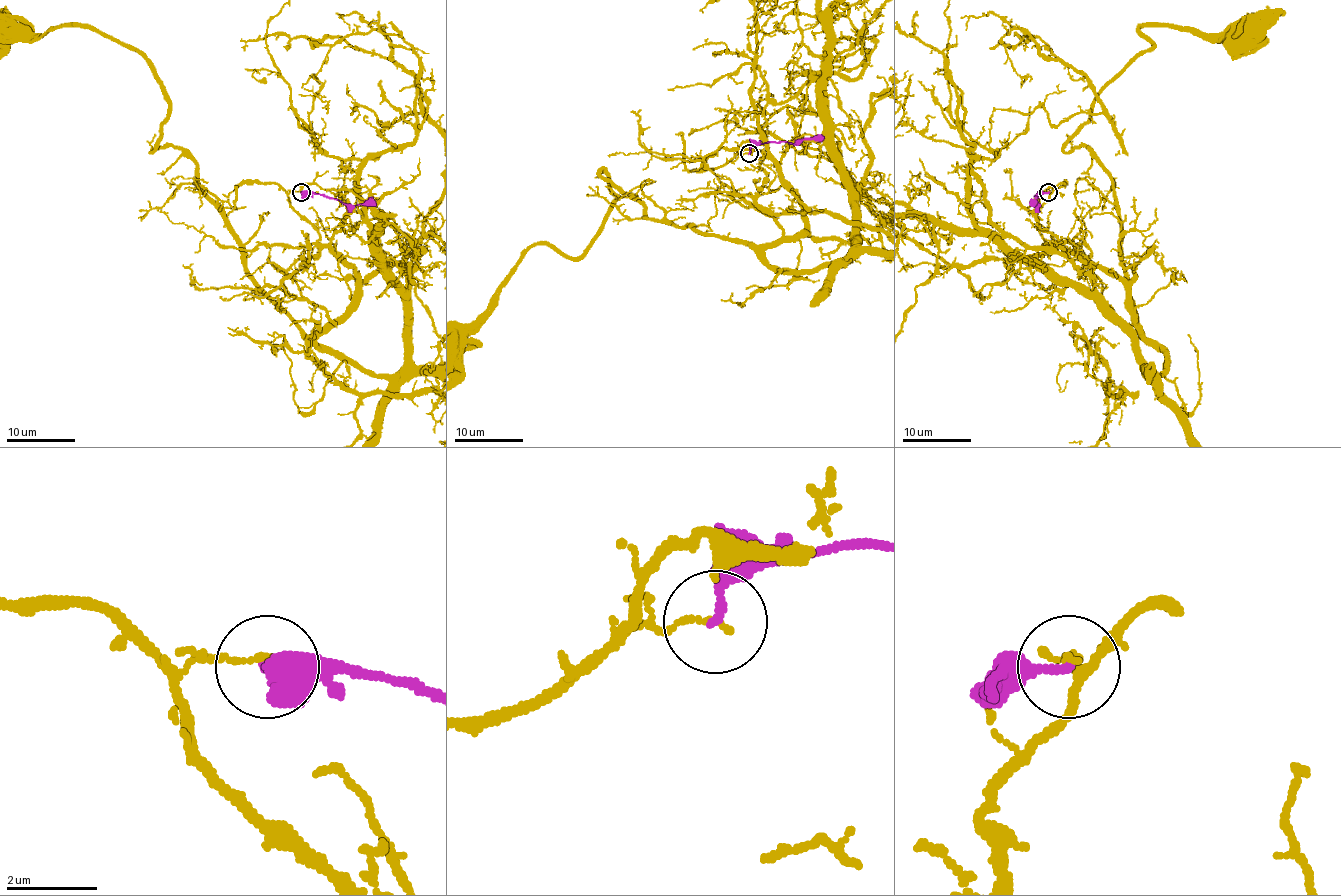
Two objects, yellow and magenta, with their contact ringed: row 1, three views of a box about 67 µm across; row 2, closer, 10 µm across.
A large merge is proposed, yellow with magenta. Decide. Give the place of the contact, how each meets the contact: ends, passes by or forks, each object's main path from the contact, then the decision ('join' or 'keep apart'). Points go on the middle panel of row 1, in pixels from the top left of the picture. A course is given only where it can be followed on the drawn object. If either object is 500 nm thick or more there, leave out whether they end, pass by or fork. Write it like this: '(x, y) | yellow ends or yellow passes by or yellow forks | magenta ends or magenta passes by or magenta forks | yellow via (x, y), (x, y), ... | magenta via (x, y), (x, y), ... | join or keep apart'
(749, 153) | yellow ends | magenta ends | yellow via (750, 154), (803, 231), (650, 219), (604, 173), (583, 252), (533, 245) | magenta via (750, 154), (753, 147), (762, 143), (820, 140), (824, 137) | keep apart

